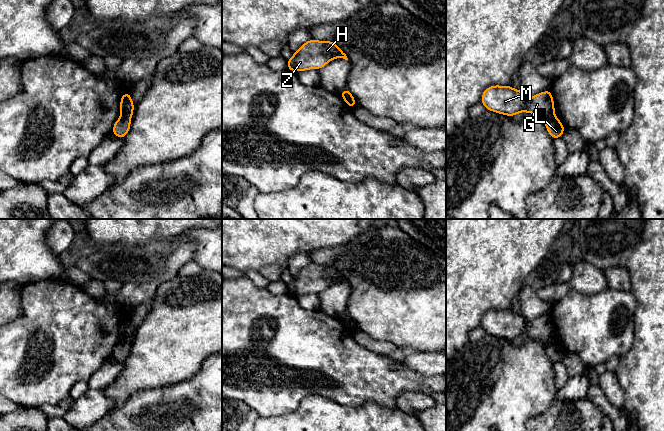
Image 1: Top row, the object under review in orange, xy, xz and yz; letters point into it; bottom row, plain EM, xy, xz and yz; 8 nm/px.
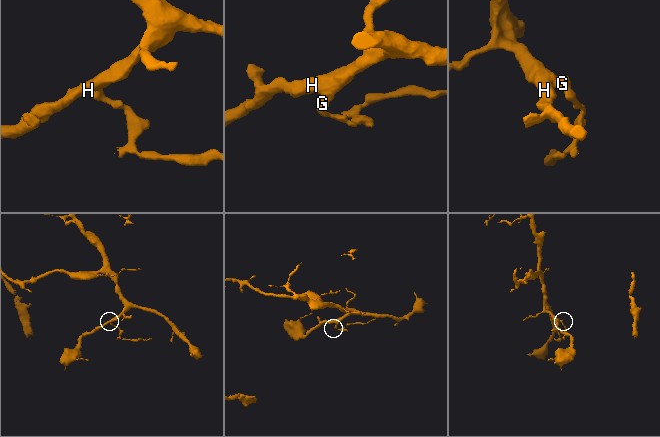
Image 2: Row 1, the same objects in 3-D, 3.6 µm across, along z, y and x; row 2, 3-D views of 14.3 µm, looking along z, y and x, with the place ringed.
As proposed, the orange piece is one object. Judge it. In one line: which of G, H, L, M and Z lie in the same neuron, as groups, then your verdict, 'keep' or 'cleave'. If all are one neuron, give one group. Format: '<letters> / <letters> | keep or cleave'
G H M Z / L | cleave

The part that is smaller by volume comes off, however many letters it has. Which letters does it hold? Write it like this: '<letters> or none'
L

